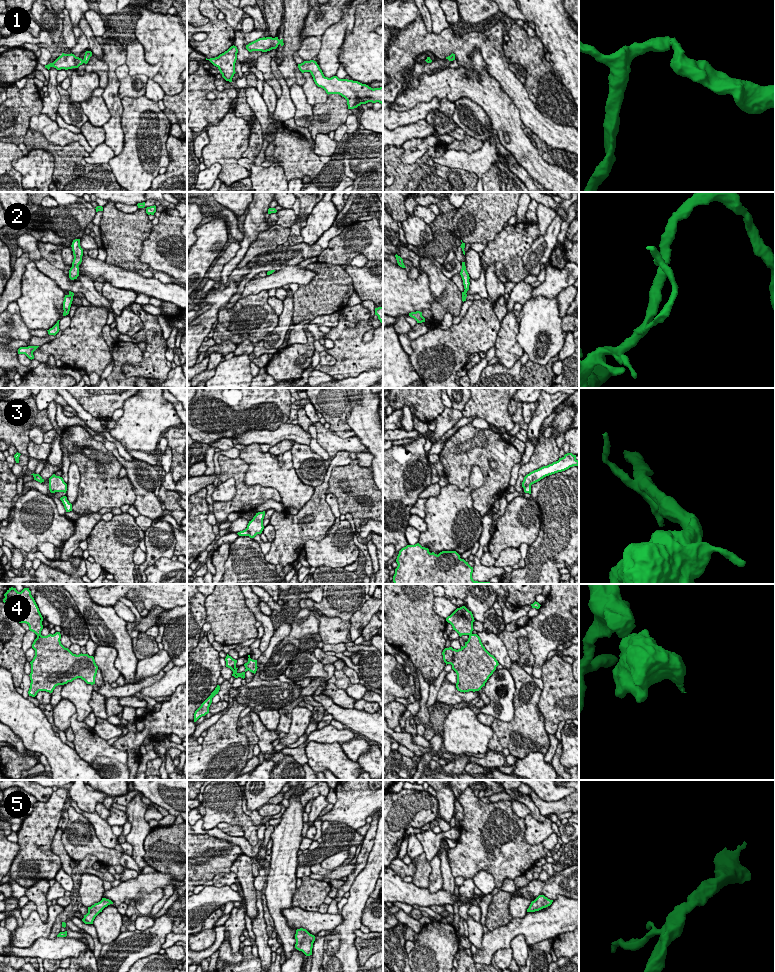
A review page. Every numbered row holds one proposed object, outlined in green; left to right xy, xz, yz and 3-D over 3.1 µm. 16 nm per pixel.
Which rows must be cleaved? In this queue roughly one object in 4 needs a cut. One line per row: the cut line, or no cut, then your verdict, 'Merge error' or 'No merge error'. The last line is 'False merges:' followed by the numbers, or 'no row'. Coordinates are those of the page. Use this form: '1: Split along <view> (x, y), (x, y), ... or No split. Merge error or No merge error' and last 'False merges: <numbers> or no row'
1: Split along xy (82, 60), (84, 62). Merge error
2: No split. No merge error
3: Split along xy (49, 485), (56, 491). Merge error
4: Split along xy (37, 634), (40, 635). Merge error
5: No split. No merge error
False merges: 1, 3, 4

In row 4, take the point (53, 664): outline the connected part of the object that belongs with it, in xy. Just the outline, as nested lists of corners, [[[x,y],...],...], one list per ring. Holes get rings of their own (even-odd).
[[[61,634],[37,635],[32,644],[35,656],[30,662],[29,696],[39,691],[52,693],[56,686],[81,678],[87,684],[95,684],[98,666],[88,654],[73,654],[61,644]]]

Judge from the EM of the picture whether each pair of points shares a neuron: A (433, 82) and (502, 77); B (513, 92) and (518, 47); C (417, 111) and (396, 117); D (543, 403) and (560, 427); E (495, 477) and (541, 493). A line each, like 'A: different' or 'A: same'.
A: different
B: different
C: same
D: different
E: different

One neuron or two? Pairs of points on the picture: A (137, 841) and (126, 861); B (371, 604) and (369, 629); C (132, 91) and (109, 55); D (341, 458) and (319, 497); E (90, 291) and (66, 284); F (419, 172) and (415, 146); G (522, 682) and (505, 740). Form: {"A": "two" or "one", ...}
{"A": "two", "B": "two", "C": "two", "D": "one", "E": "one", "F": "two", "G": "one"}

